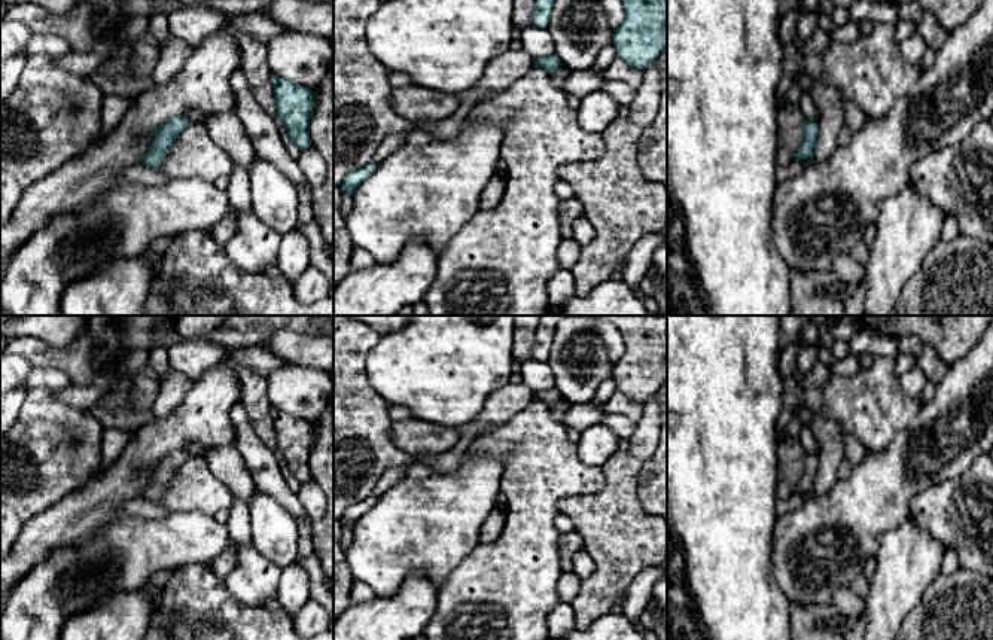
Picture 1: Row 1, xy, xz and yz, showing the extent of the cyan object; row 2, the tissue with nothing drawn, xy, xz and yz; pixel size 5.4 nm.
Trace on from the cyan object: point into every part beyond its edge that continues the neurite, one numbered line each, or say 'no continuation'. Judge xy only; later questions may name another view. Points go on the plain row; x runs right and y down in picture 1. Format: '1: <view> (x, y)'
no continuation

